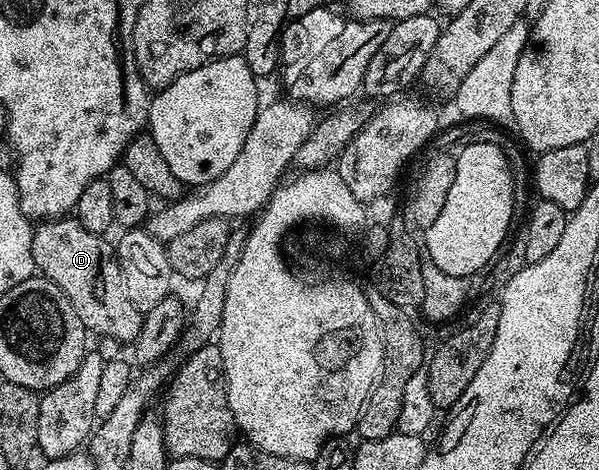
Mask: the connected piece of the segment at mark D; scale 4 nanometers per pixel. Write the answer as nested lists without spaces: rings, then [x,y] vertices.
[[[74,217],[37,222],[32,232],[34,265],[43,278],[62,289],[85,332],[93,331],[93,336],[114,337],[122,345],[131,345],[142,329],[144,317],[130,301],[130,293],[126,293],[116,248],[106,240],[104,235],[82,229]]]

